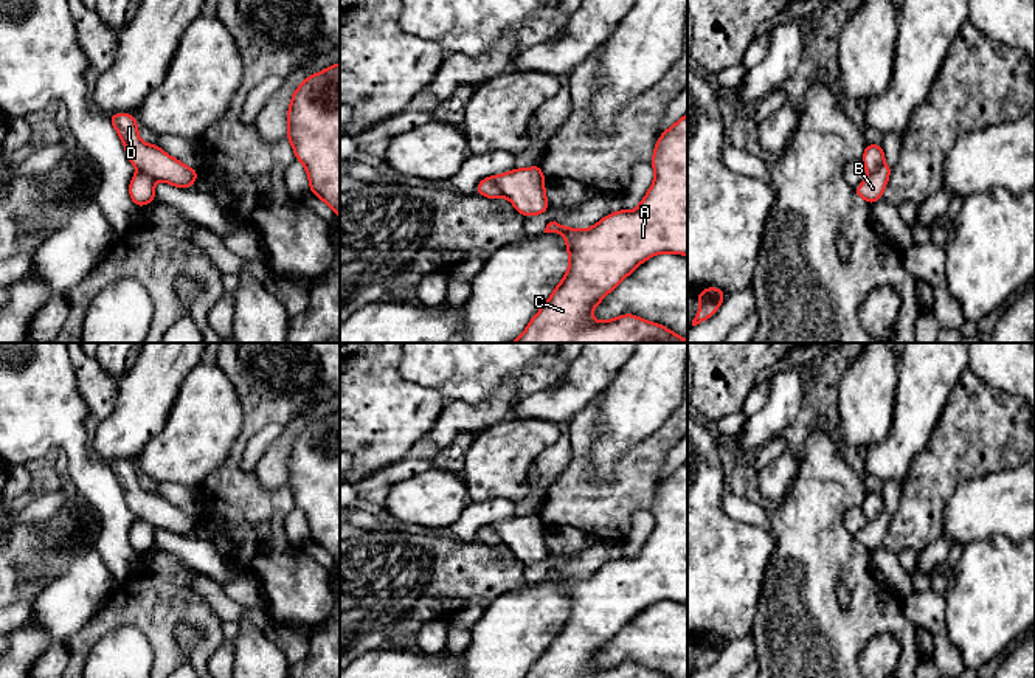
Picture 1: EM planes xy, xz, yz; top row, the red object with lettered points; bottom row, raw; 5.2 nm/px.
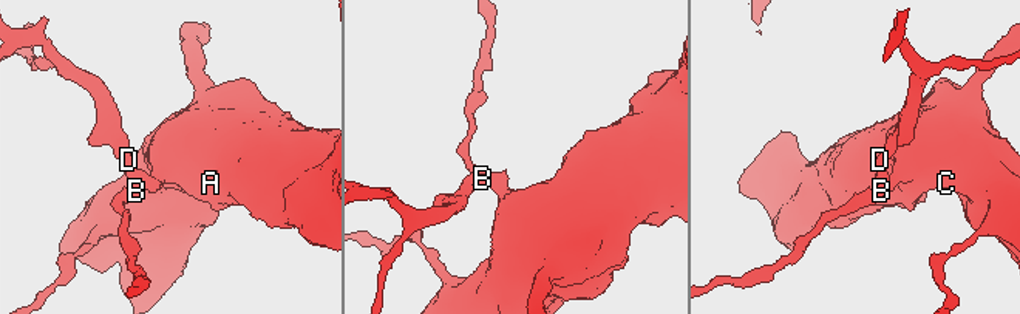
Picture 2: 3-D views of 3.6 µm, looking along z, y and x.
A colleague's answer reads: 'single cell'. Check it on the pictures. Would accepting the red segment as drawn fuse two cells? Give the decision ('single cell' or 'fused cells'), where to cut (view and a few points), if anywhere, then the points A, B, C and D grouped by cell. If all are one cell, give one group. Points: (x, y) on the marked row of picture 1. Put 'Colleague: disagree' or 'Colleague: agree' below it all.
fused cells | xz (492, 177), (501, 194) | A C D / B
Colleague: disagree

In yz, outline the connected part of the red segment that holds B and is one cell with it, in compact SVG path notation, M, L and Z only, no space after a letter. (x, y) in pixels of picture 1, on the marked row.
M884 164L880 171L867 174L866 180L860 186L857 186L853 192L866 200L869 205L880 200L888 185L891 169L891 166Z

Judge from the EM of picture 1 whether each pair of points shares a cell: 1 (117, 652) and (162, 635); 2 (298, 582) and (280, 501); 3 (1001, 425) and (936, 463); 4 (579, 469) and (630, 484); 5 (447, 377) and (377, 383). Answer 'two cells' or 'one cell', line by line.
1: two cells
2: one cell
3: one cell
4: one cell
5: two cells

